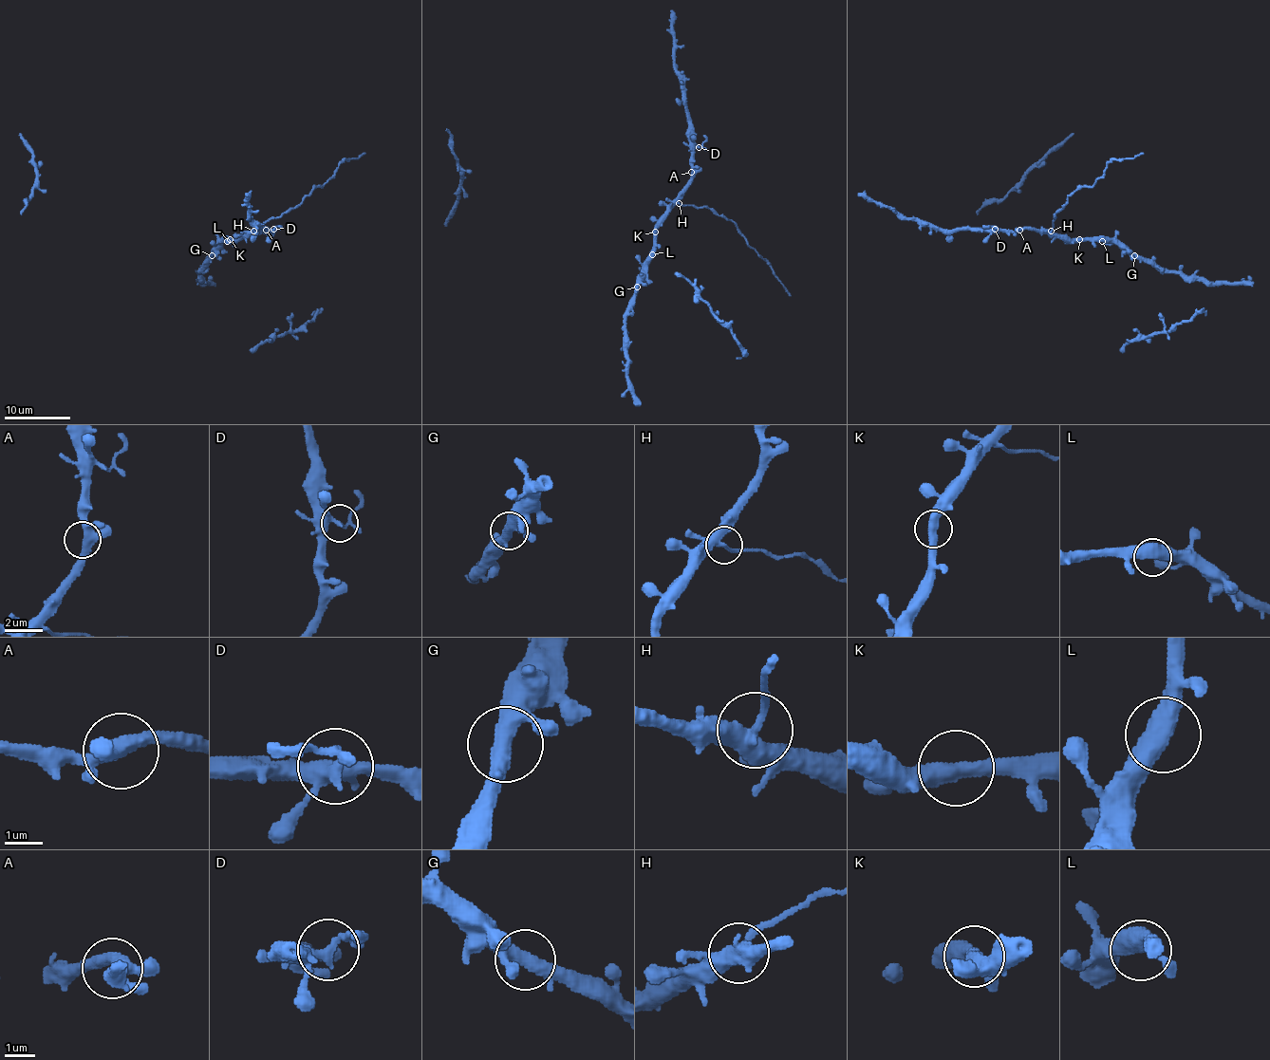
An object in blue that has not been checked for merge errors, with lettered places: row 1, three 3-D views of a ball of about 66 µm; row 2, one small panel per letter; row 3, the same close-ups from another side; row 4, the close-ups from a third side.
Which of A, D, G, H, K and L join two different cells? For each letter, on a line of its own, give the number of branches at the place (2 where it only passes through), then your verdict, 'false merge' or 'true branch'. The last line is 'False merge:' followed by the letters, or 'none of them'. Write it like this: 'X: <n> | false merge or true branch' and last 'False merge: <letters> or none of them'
A: 4 | true branch
D: 4 | true branch
G: 4 | true branch
H: 4 | false merge
K: 2 | true branch
L: 2 | true branch
False merge: H

